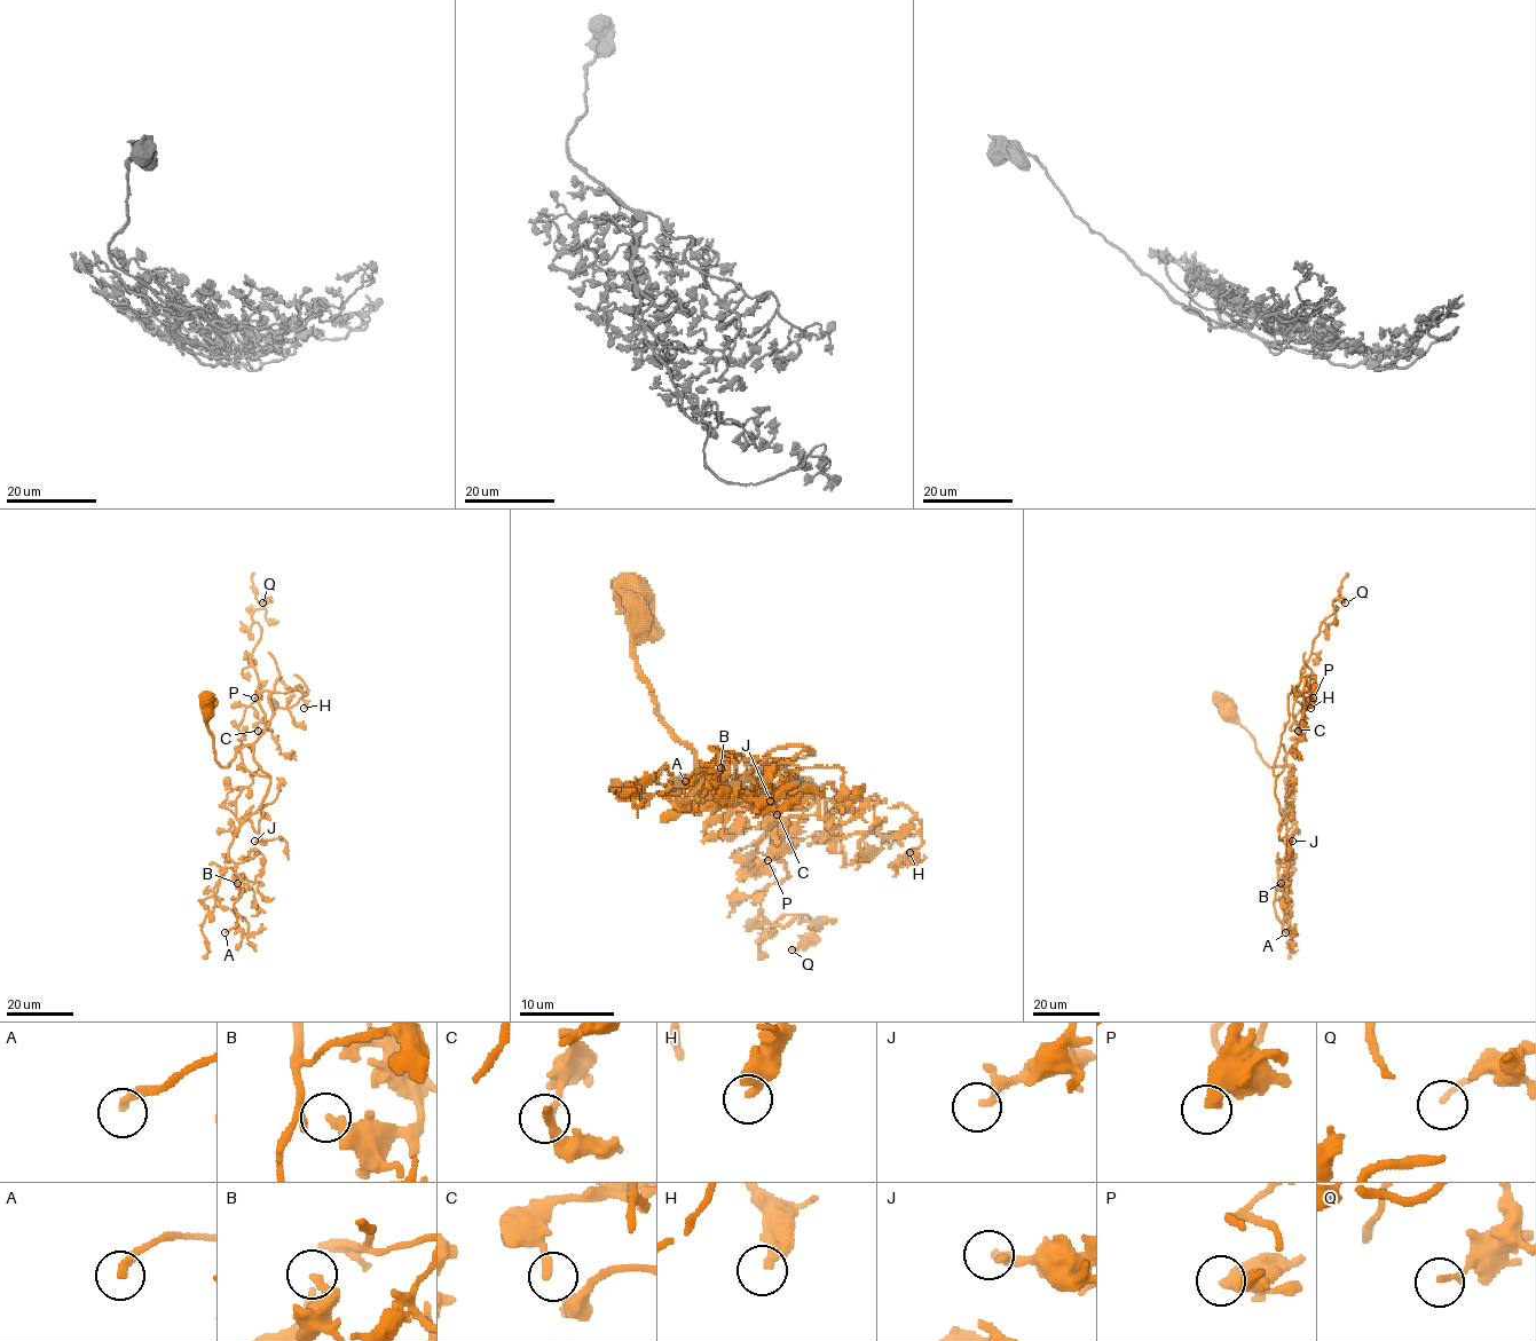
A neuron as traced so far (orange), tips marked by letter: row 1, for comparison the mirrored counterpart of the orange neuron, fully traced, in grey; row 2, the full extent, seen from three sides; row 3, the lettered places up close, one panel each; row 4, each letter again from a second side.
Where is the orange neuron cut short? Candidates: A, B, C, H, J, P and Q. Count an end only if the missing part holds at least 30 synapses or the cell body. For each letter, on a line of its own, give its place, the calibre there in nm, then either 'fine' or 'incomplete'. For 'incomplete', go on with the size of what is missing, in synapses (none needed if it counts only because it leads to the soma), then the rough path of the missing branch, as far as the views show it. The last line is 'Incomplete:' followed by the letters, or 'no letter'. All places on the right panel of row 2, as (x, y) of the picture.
A: (1285, 932) | 220 nm | fine
B: (1281, 883) | 280 nm | fine
C: (1298, 731) | 140 nm | fine
H: (1310, 708) | 380 nm | fine
J: (1292, 841) | 160 nm | fine
P: (1313, 697) | 400 nm | fine
Q: (1345, 602) | 150 nm | fine
Incomplete: no letter

